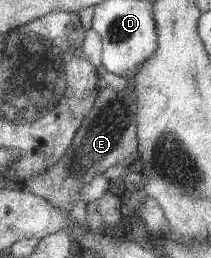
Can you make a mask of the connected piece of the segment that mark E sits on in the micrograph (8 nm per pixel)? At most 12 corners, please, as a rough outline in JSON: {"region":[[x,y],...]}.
{"region":[[135,88],[102,89],[65,156],[24,186],[70,215],[138,158]]}

